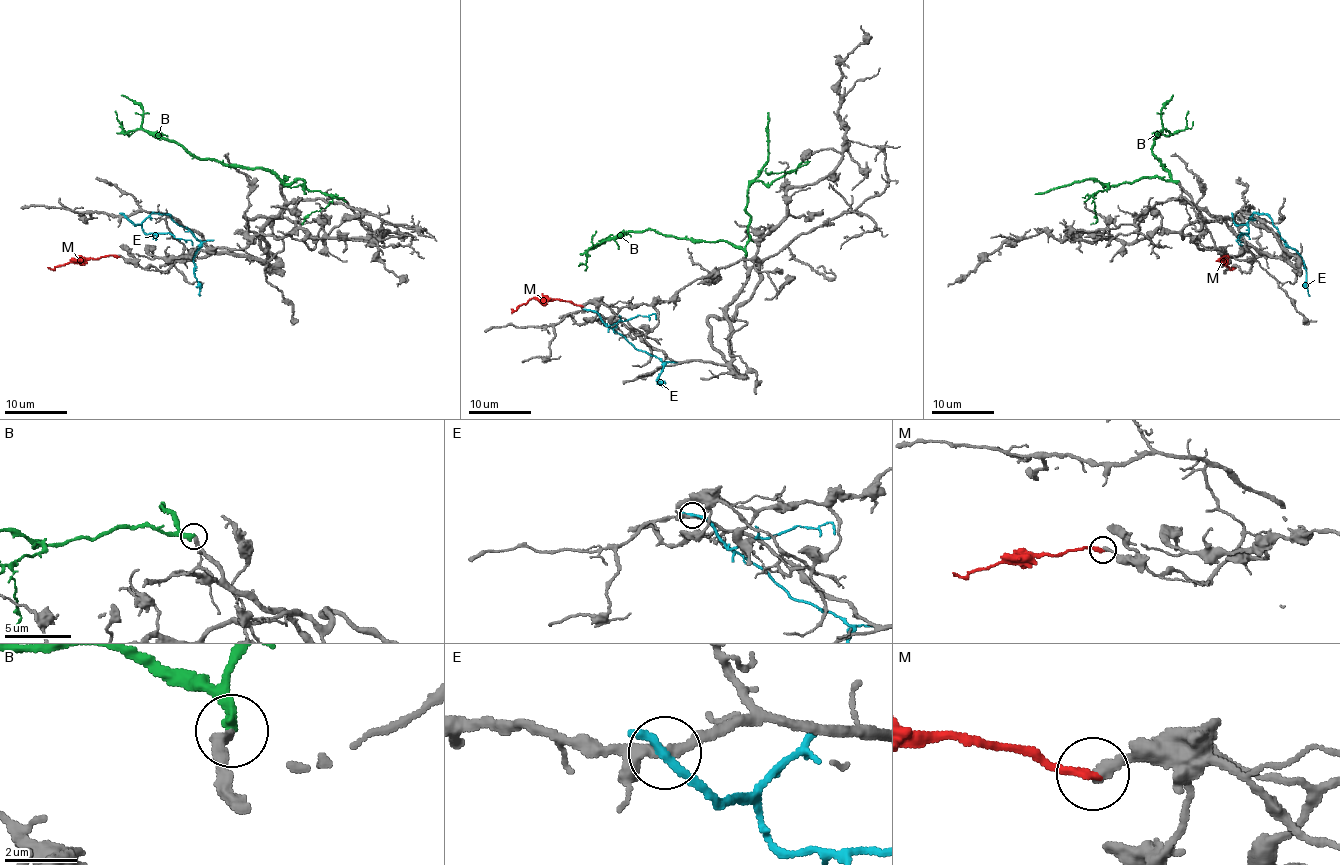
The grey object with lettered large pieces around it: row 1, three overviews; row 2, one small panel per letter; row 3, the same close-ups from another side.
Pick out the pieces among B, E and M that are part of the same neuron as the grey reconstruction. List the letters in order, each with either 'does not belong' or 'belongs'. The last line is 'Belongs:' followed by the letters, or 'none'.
B: belongs
E: does not belong
M: does not belong
Belongs: B

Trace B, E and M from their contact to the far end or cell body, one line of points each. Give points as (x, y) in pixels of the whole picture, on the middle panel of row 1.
B: (746, 256), (729, 242), (690, 241), (650, 230), (621, 231), (594, 244), (588, 250), (583, 264), (579, 265)
E: (589, 310), (638, 349), (664, 363), (656, 379), (664, 387)
M: (582, 306), (562, 300), (534, 298), (515, 310), (510, 309)

